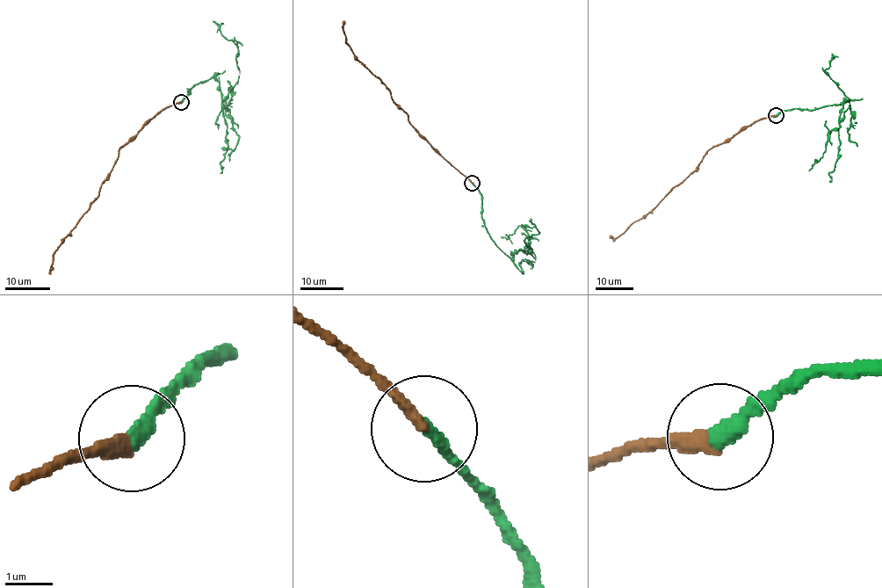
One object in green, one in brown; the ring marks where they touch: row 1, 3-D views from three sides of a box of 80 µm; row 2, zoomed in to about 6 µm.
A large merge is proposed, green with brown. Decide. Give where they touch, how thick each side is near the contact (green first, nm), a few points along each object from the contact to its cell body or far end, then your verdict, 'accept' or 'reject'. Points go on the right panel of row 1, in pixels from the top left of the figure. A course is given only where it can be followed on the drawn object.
at (776, 115); 340 nm thick on the green side, 280 nm on the other; green runs (776, 115), (847, 100), (839, 119), (843, 117), (849, 98), (822, 70), (838, 56); brown runs (776, 115), (759, 119), (709, 149), (698, 167), (645, 215), (616, 237), (610, 235); reject

